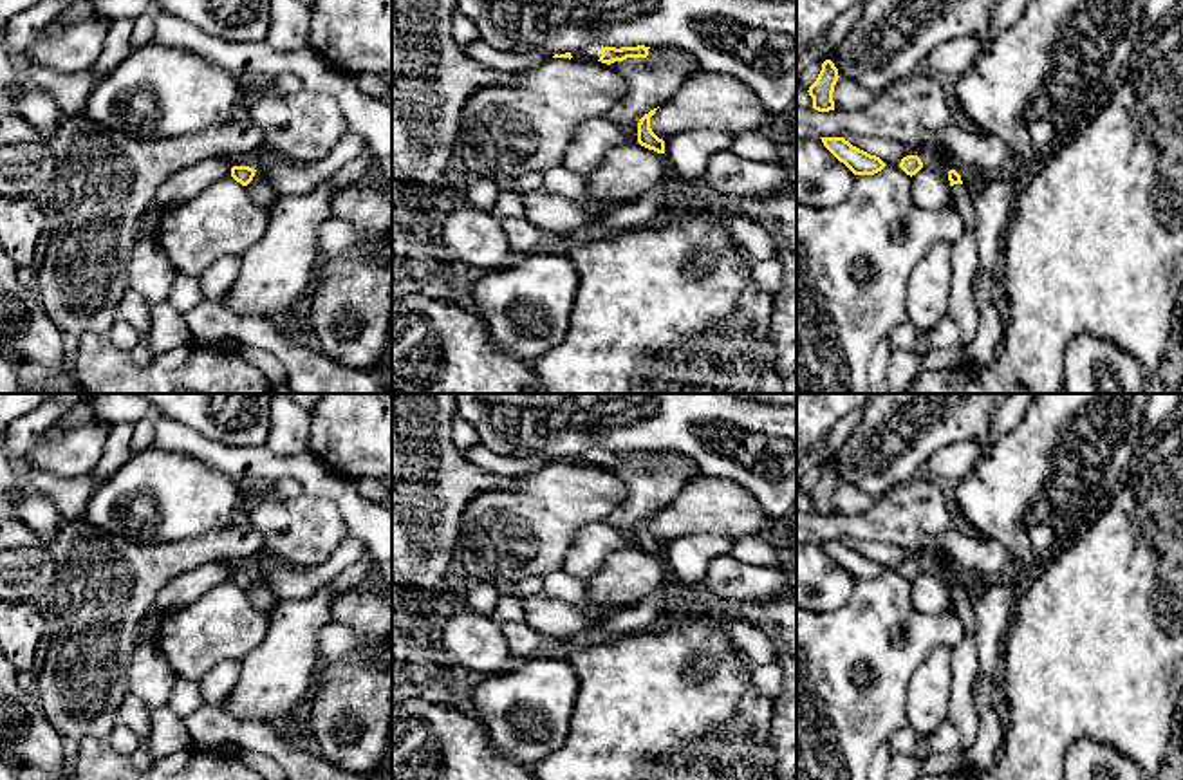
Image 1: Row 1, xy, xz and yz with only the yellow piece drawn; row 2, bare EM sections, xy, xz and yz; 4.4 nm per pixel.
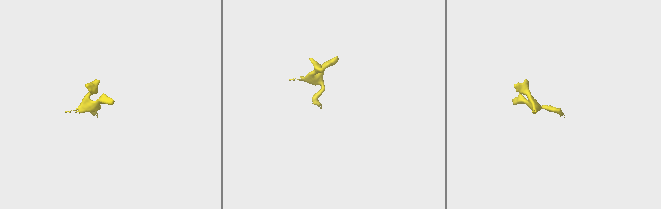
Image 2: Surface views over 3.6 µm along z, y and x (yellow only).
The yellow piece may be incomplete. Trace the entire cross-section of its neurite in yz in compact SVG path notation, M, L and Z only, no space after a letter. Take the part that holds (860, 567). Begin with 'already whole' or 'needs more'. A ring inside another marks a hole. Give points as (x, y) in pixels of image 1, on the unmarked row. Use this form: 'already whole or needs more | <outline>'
already whole | M820 542L820 543L824 551L854 580L874 580L887 571L880 562L852 551L843 542Z

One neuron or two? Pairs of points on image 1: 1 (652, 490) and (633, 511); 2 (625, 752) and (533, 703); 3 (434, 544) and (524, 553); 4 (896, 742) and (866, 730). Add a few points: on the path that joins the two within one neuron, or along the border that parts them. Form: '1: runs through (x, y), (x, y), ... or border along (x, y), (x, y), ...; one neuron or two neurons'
1: runs through (647, 495), (636, 506); one neuron
2: border along (578, 679), (568, 739), (546, 757); two neurons
3: border along (466, 504), (456, 547), (456, 571); two neurons
4: border along (909, 726), (898, 728), (887, 741); two neurons

